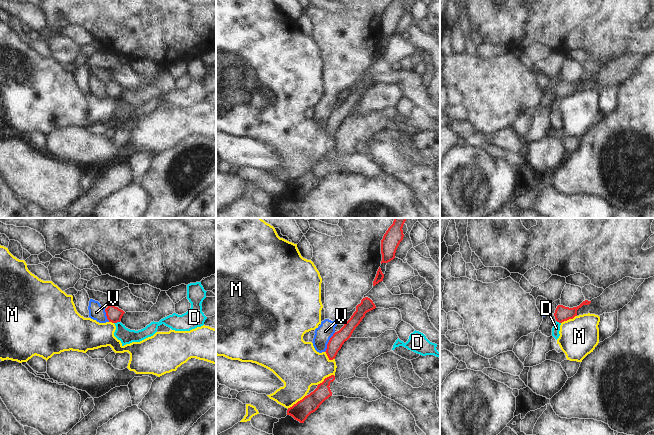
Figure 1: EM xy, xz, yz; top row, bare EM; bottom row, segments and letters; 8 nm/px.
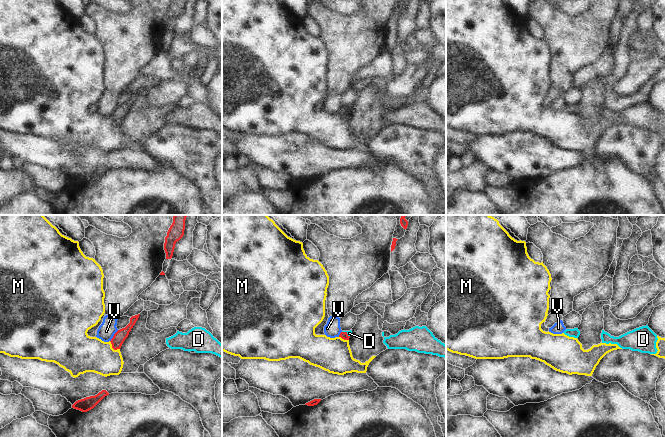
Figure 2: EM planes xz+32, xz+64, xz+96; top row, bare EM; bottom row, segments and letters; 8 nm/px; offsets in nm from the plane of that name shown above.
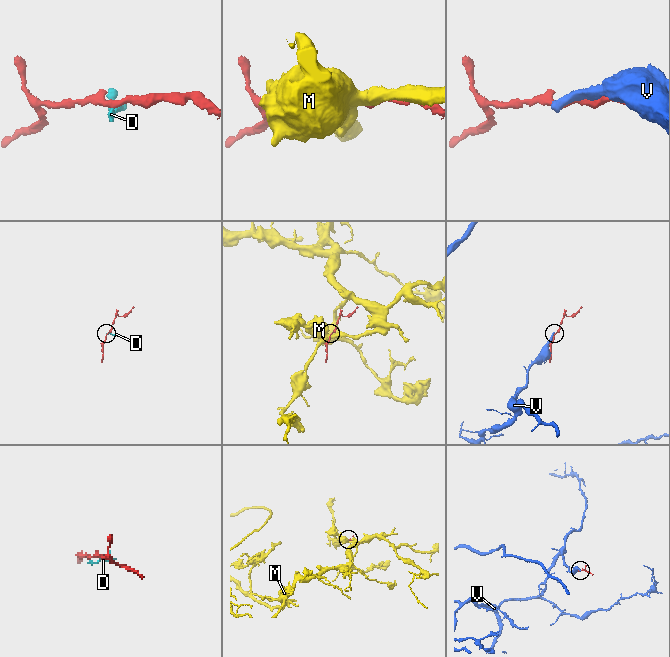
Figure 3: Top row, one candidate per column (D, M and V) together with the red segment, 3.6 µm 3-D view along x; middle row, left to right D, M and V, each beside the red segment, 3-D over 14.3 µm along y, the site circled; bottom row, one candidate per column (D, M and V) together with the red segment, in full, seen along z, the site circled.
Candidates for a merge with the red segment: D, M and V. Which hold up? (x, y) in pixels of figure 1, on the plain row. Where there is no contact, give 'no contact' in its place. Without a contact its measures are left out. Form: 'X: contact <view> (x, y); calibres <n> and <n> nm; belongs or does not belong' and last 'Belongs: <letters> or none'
D: contact xy (116, 98); calibres 120 and 120 nm; does not belong
M: contact xz (325, 154); calibres 140 and 380 nm; does not belong
V: contact xz (328, 118); calibres 120 and 140 nm; does not belong
Belongs: none

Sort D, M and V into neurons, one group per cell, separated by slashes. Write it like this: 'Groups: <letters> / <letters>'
Groups: D / M / V.

